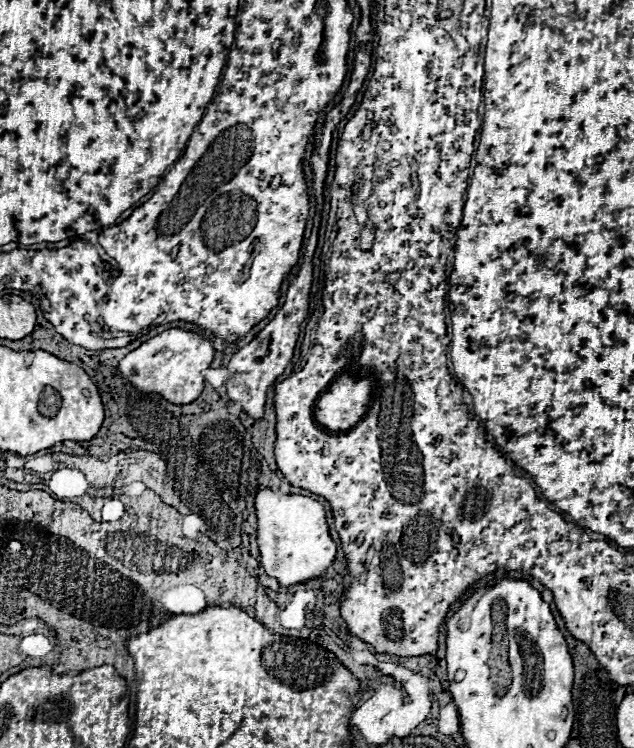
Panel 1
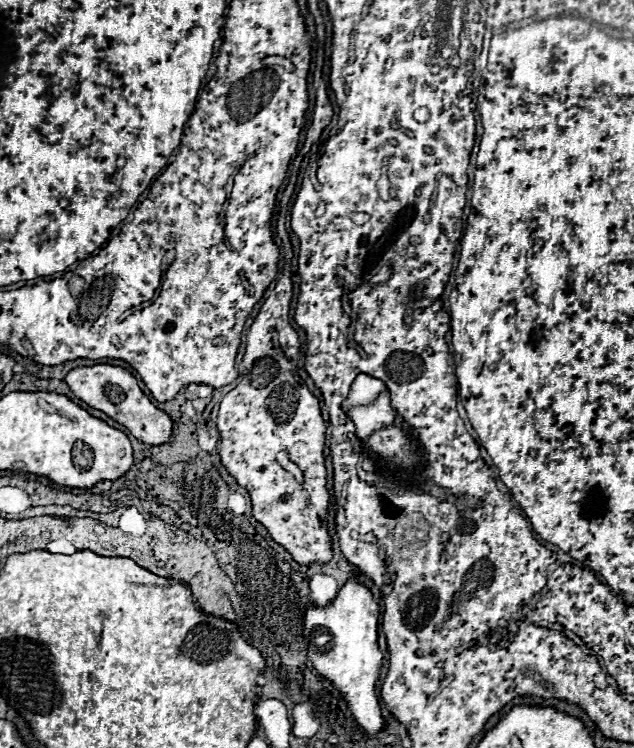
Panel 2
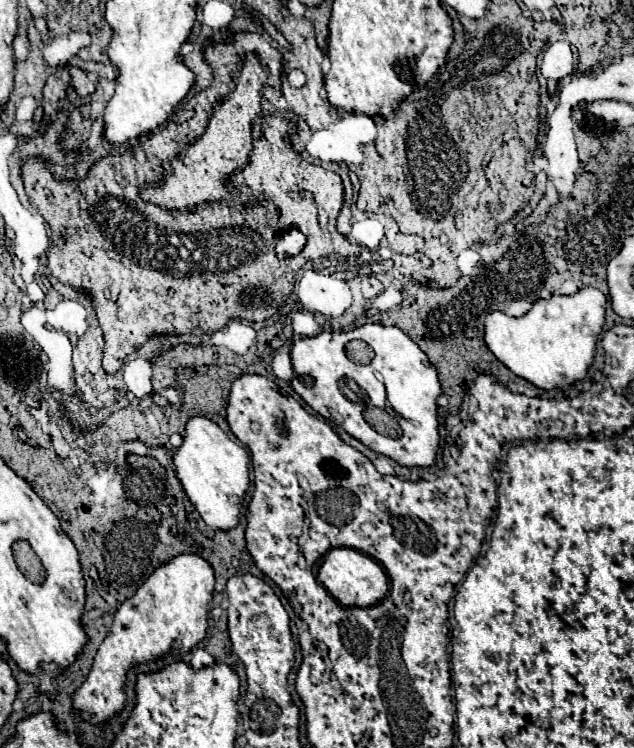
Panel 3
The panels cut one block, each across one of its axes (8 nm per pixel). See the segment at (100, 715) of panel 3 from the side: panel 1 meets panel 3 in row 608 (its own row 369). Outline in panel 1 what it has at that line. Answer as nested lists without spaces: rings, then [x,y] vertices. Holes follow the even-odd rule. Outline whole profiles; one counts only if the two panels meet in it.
[[[172,328],[146,340],[140,348],[126,354],[120,360],[118,370],[122,378],[126,378],[136,390],[144,394],[158,394],[176,406],[184,406],[192,404],[202,394],[204,370],[210,368],[214,352],[216,350],[210,340],[204,340],[196,332]]]

